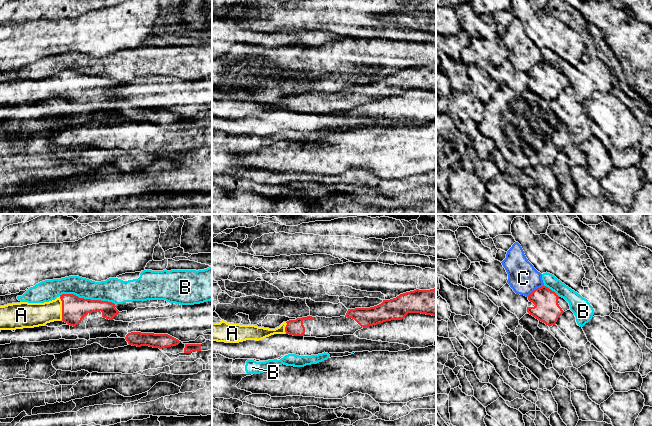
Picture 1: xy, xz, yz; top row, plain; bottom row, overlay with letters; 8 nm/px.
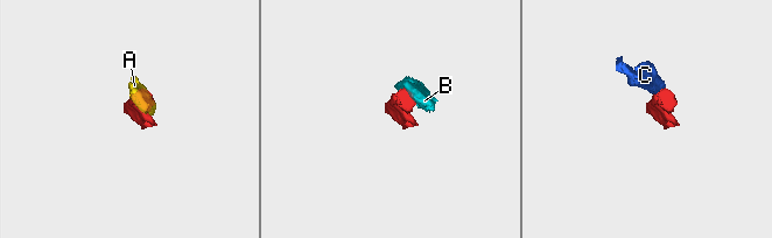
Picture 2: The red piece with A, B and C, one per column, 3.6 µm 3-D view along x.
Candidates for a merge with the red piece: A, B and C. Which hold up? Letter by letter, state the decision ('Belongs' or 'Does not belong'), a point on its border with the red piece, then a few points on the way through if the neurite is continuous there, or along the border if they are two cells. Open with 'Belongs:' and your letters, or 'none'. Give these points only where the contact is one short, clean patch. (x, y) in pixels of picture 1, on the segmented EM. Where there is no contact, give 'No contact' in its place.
Belongs: A
A: Belongs. Touches red at xy (62, 308). Path across: xy (74, 309), (62, 308), (32, 315)
B: Does not belong. Touches red at xy (87, 299)
C: Does not belong. Touches red at yz (535, 289)

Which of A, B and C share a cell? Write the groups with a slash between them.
A / B / C

